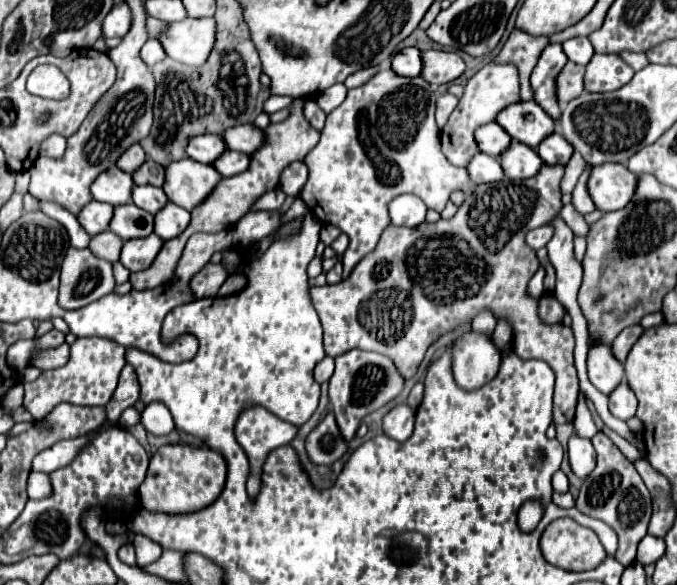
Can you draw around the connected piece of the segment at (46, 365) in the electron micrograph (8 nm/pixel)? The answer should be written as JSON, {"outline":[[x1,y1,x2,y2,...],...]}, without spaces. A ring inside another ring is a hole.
{"outline":[[63,343,57,349,41,349,41,353,33,353,29,365,37,369,57,369,69,361,69,345]]}

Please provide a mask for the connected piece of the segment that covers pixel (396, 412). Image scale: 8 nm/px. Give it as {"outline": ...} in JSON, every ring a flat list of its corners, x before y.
{"outline":[[407,403,393,407,383,417,383,431,395,441,407,441,413,433,413,425,415,425,415,411]]}

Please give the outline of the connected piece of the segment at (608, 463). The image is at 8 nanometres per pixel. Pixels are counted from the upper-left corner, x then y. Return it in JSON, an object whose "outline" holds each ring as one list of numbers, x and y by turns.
{"outline":[[599,431,593,437,593,445,597,455,597,467,585,477,575,507,589,517,601,519,617,533,619,549,615,559,627,567,635,561,637,545,647,535,647,525,651,517,651,497,633,463,619,451,619,447,605,433]]}

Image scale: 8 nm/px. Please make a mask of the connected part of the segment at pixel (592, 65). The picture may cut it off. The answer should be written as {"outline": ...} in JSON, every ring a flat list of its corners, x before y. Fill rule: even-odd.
{"outline":[[593,55,585,69,585,91,607,93,631,81,635,71,619,55]]}

